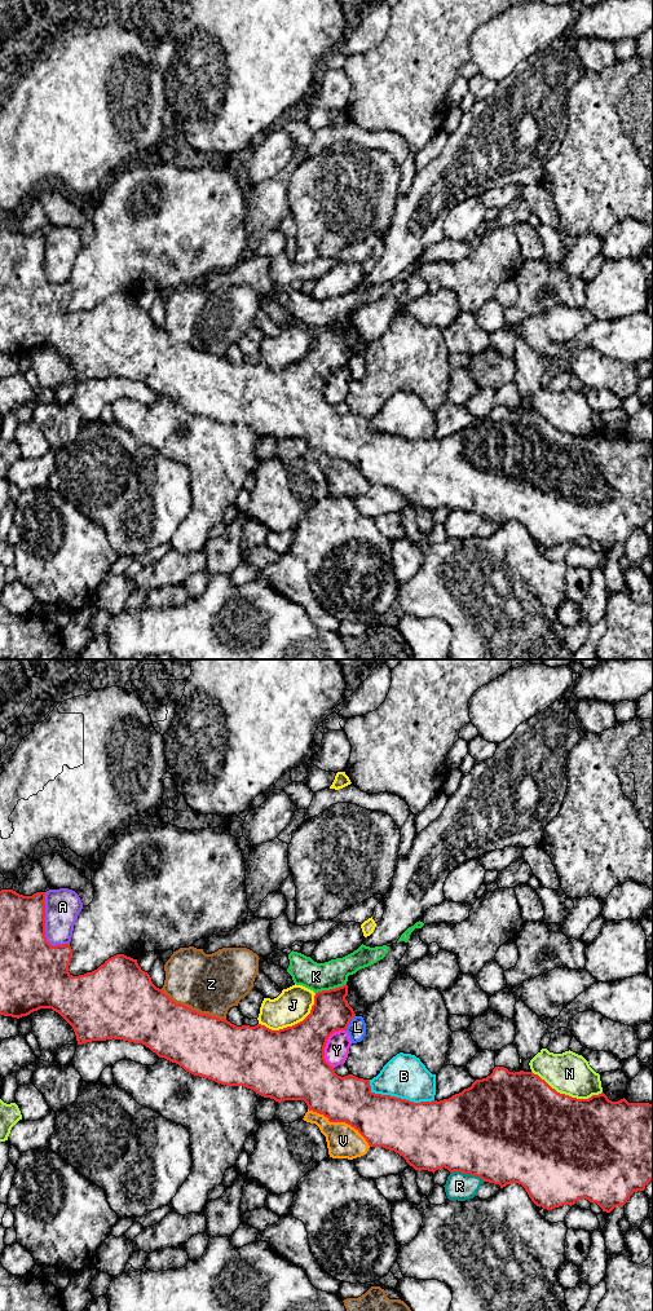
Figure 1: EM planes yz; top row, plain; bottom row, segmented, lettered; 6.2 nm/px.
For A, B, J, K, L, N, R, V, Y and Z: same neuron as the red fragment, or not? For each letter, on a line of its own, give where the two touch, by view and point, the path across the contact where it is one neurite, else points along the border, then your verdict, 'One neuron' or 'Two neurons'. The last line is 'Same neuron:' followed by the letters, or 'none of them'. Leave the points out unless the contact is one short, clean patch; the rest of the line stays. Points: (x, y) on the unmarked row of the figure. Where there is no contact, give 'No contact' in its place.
A: Touches red at yz (44, 265). Two neurons
B: Touches red at yz (397, 436). Two neurons
J: Touches red at yz (295, 362). Two neurons
K: Touches red at yz (330, 327). Boundary: yz (345, 321), (316, 331). Two neurons
L: Touches red at yz (349, 360). Boundary: yz (356, 354), (345, 367). Two neurons
N: Touches red at yz (567, 433). Two neurons
R: Touches red at yz (467, 511). Two neurons
V: Touches red at yz (340, 459). Two neurons
Y: Touches red at yz (325, 383). Two neurons
Z: Touches red at yz (193, 348). Two neurons
Same neuron: none of them

